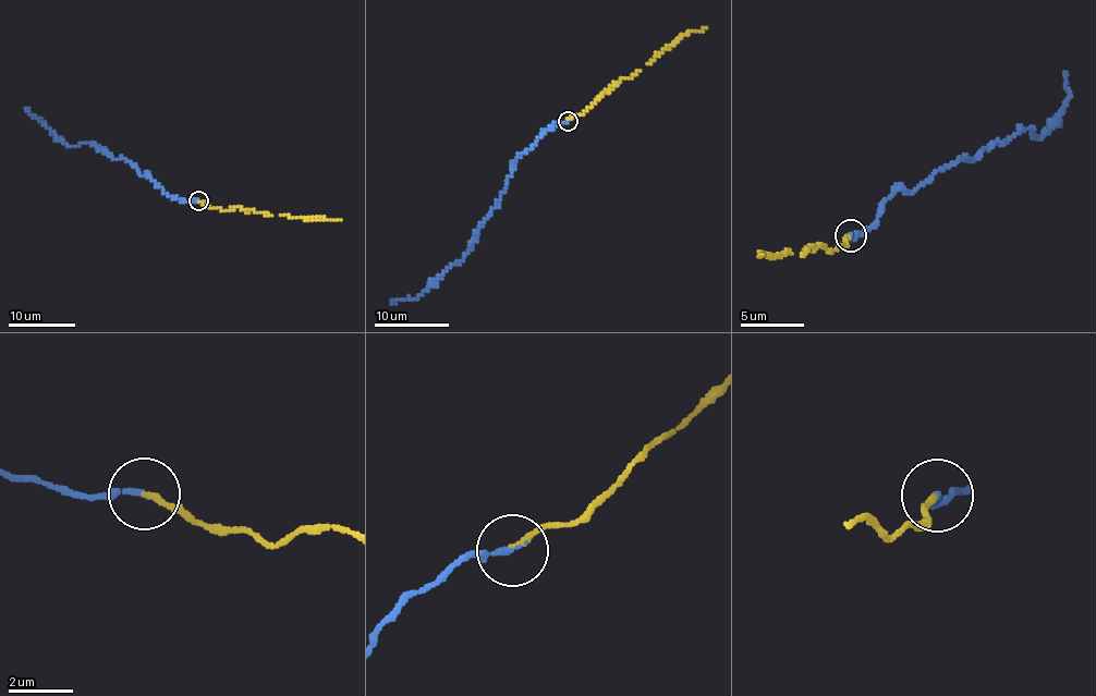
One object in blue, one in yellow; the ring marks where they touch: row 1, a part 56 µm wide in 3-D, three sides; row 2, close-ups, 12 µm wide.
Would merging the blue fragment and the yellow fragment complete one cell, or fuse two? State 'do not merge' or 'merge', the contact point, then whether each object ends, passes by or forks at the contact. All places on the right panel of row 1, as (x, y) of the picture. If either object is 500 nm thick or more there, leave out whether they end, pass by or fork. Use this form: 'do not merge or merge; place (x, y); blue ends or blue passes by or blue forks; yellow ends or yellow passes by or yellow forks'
merge; place (850, 235); blue ends; yellow ends

